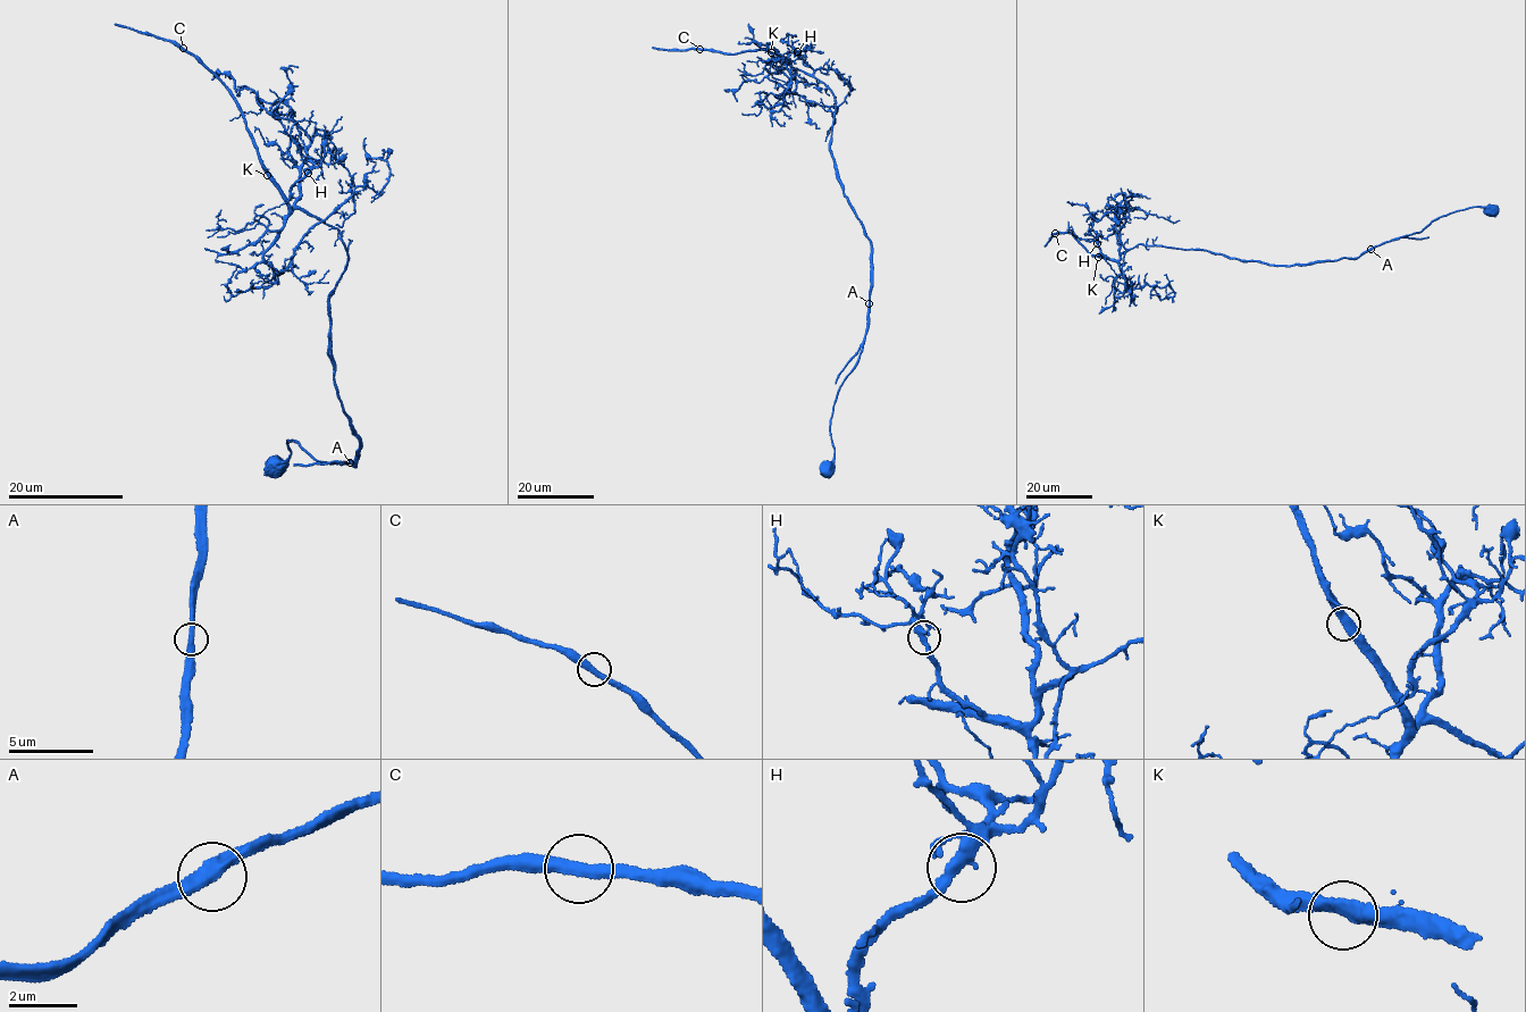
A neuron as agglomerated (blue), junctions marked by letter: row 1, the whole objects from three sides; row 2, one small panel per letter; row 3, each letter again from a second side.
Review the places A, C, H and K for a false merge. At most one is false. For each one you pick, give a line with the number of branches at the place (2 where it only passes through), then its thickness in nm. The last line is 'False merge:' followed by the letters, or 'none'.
A: 2 branches meet; 360 nm thick
False merge: A

